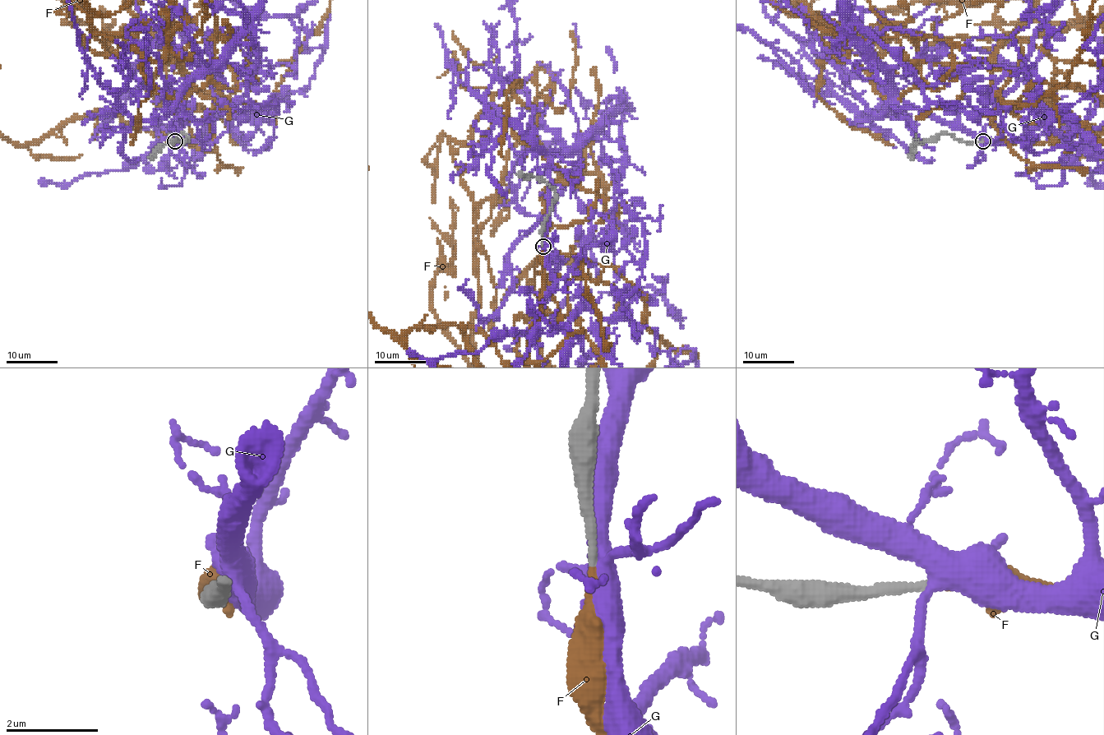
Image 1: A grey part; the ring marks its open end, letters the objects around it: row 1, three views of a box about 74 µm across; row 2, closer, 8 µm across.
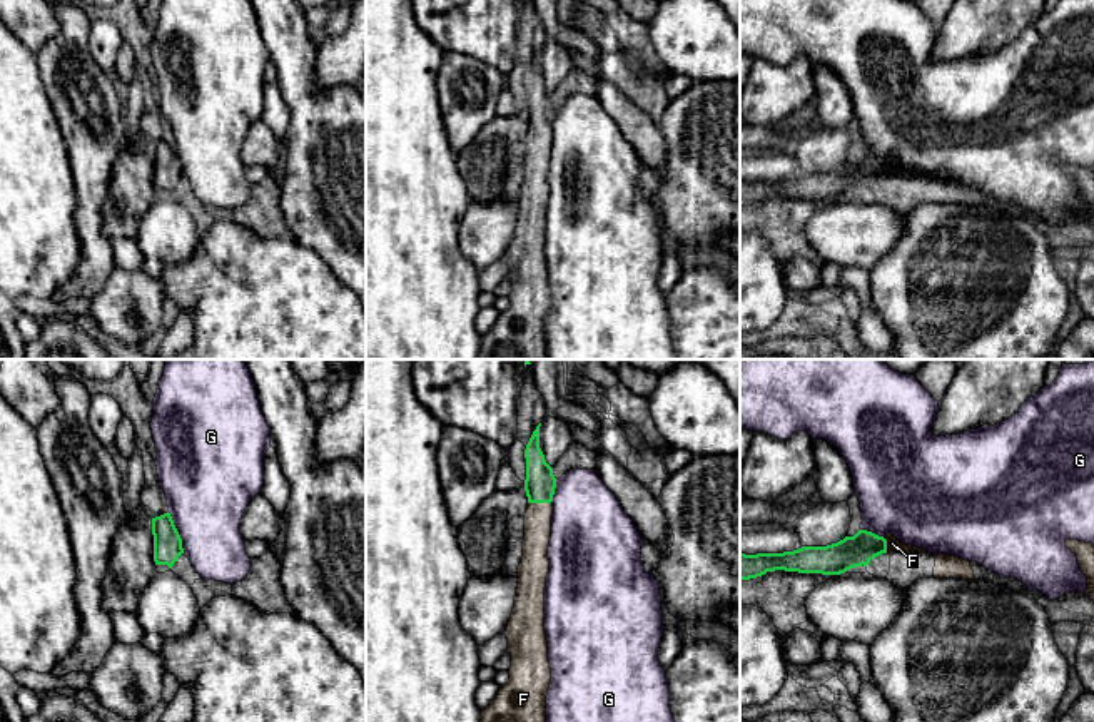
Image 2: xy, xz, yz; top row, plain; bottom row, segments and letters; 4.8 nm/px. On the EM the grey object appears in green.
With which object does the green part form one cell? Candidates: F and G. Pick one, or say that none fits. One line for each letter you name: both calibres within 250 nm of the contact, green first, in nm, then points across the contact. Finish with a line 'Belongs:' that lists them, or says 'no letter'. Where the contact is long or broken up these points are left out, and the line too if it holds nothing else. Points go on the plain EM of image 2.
F: 150 nm thick on the green side, 130 nm on the other
Belongs: F

